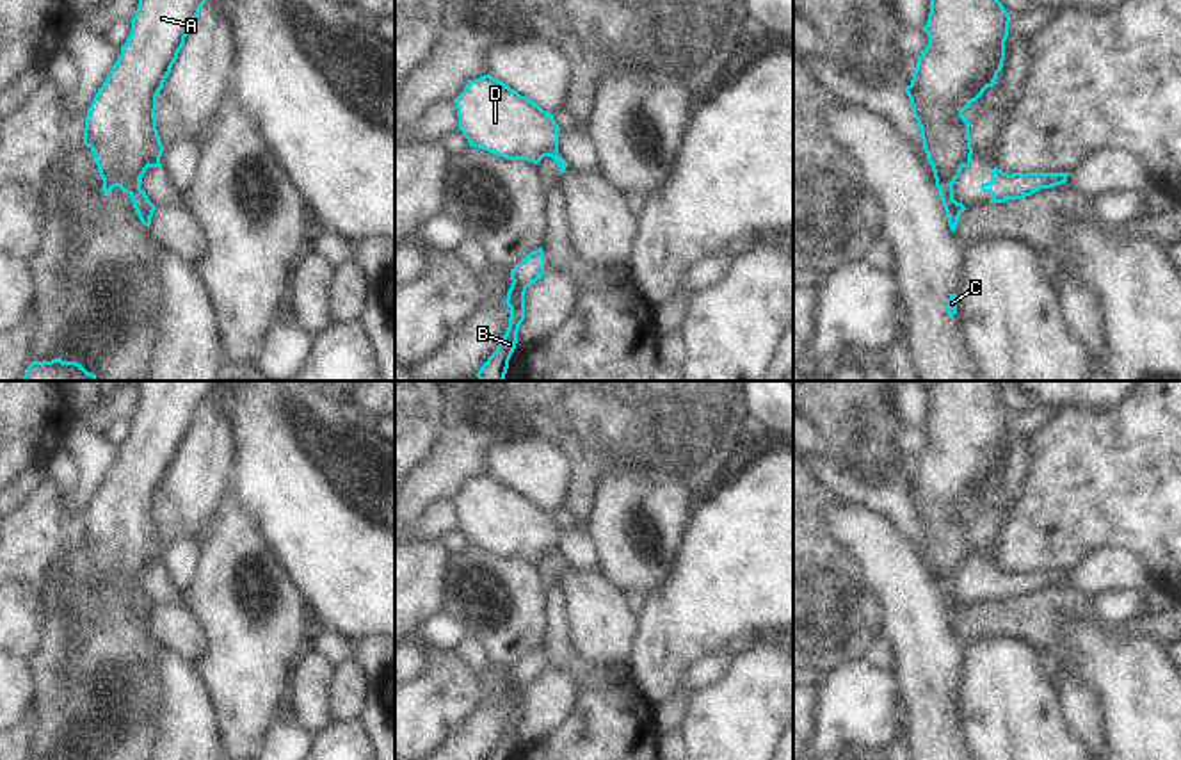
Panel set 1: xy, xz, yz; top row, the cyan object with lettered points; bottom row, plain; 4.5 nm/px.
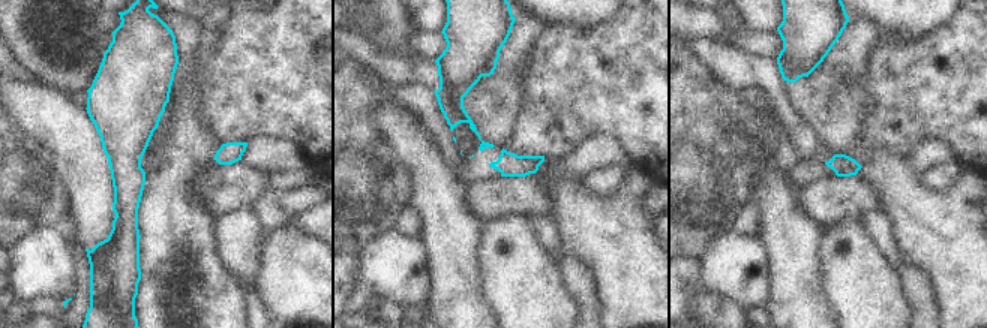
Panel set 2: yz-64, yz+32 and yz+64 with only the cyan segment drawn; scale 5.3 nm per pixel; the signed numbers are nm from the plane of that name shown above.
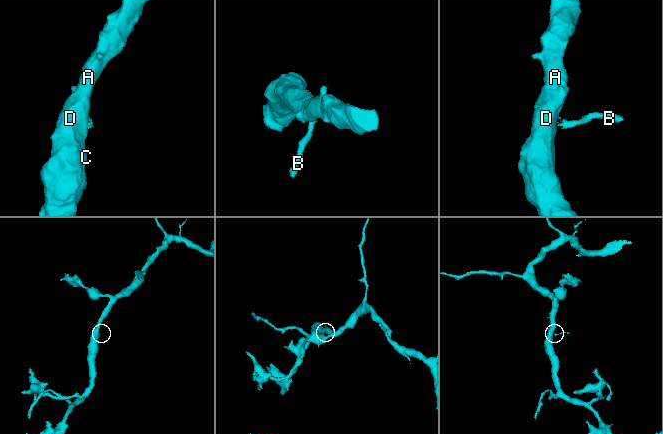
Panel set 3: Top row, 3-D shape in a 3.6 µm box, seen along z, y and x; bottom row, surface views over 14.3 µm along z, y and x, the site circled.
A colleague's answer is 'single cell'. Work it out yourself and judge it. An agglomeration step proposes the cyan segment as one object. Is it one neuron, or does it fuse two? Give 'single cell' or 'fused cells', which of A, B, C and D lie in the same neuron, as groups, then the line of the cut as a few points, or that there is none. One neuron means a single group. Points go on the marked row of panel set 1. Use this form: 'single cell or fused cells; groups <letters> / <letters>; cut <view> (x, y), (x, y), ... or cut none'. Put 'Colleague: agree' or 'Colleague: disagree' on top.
Colleague: disagree
fused cells; groups A C D / B; cut yz (970, 157), (963, 166)

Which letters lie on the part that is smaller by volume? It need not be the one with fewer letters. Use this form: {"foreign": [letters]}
{"foreign": ["B"]}

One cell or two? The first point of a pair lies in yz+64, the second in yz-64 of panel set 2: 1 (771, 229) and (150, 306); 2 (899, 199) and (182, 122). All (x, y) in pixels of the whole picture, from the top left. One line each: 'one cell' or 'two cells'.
1: two cells
2: two cells

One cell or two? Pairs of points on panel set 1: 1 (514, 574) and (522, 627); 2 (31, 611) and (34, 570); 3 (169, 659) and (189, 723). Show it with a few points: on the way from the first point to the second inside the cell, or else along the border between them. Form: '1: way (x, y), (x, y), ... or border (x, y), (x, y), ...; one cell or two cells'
1: way (514, 586), (516, 614); one cell
2: border (18, 581), (38, 584); two cells
3: way (180, 675), (187, 695), (187, 707); one cell

